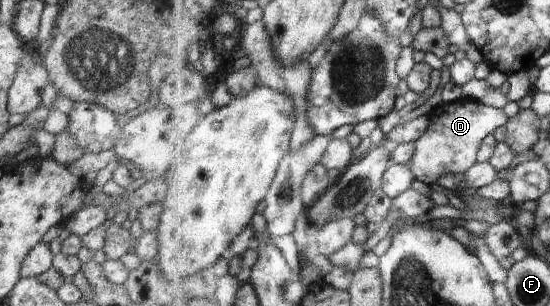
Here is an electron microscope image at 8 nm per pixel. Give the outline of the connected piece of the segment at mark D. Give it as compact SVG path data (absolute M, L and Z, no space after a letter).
M461 98L459 101L450 104L443 102L432 109L429 116L429 131L416 141L416 156L410 166L416 177L432 188L438 188L440 179L446 175L466 174L475 163L479 162L478 155L485 138L495 133L499 127L510 122L510 118L505 115L503 109L488 106L486 103L481 103L481 101L473 98Z

